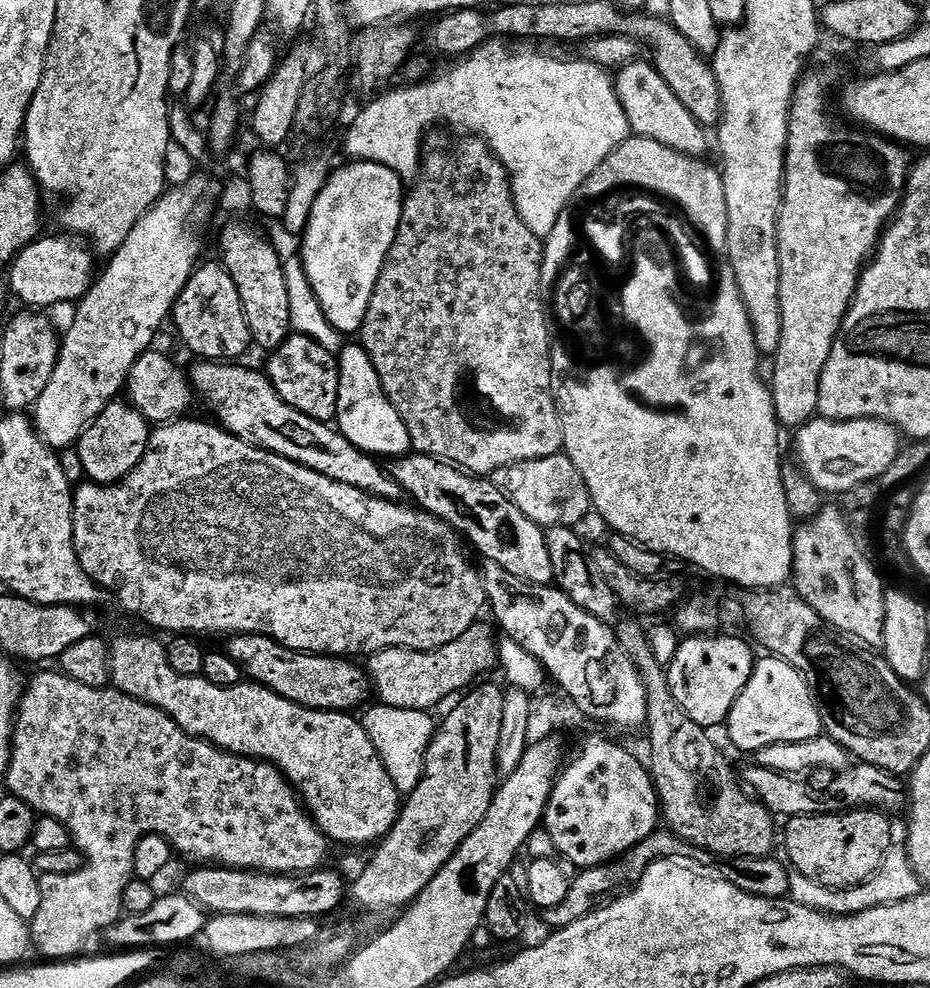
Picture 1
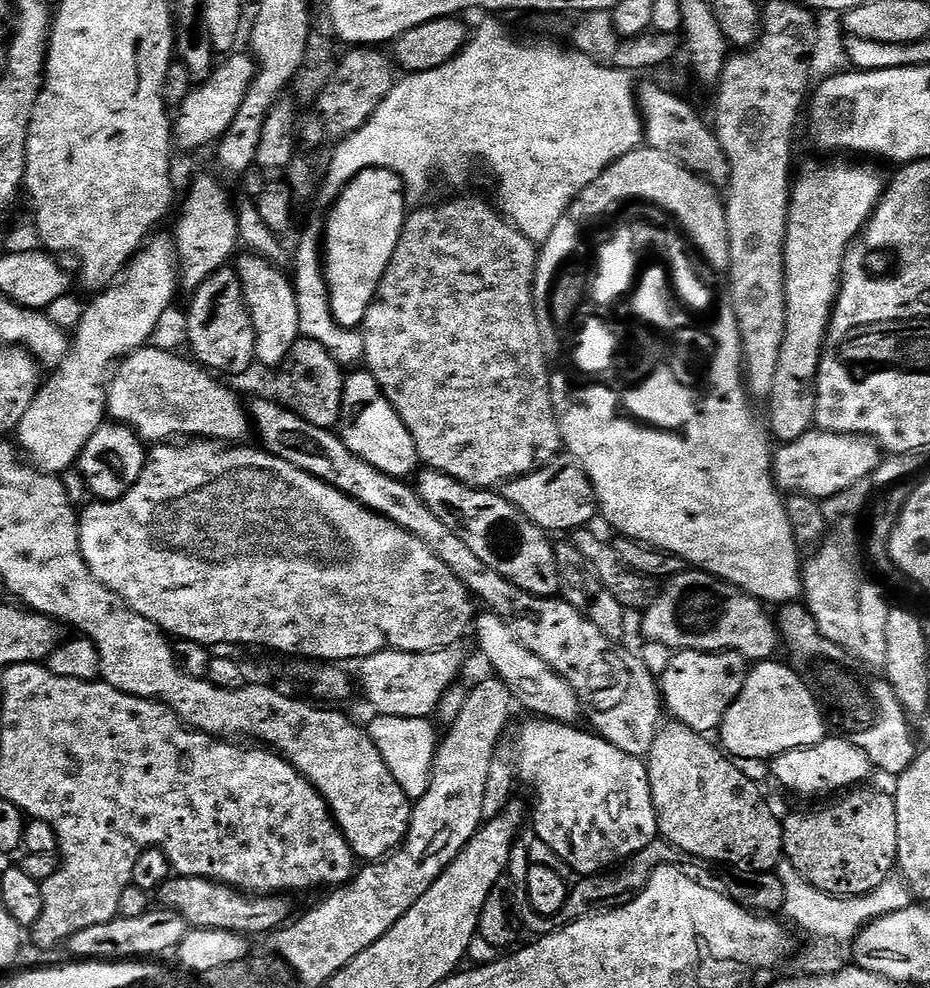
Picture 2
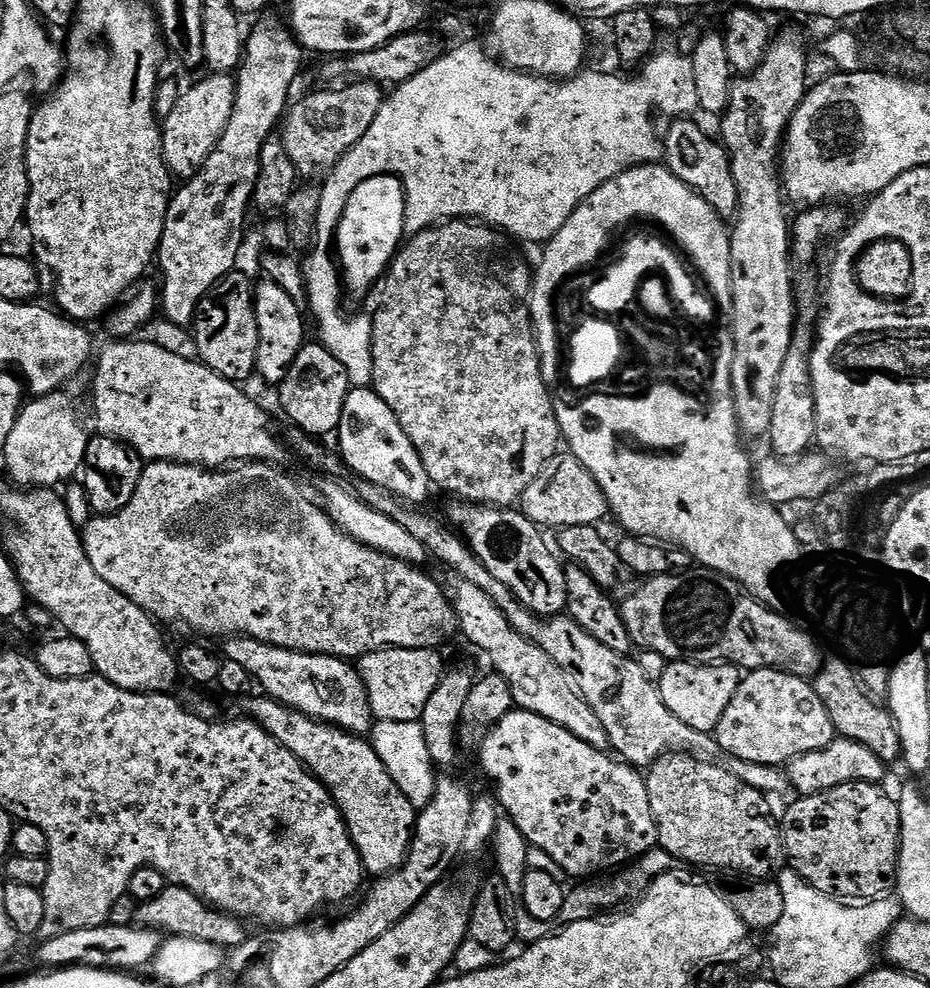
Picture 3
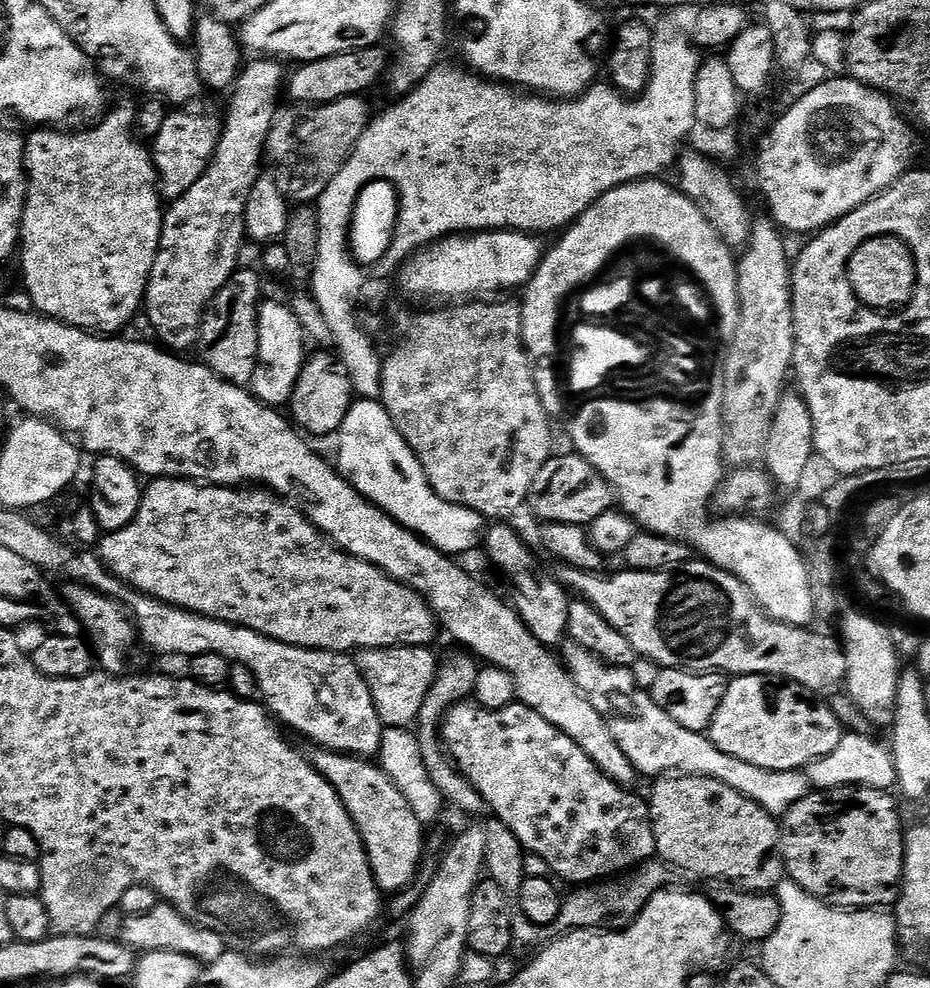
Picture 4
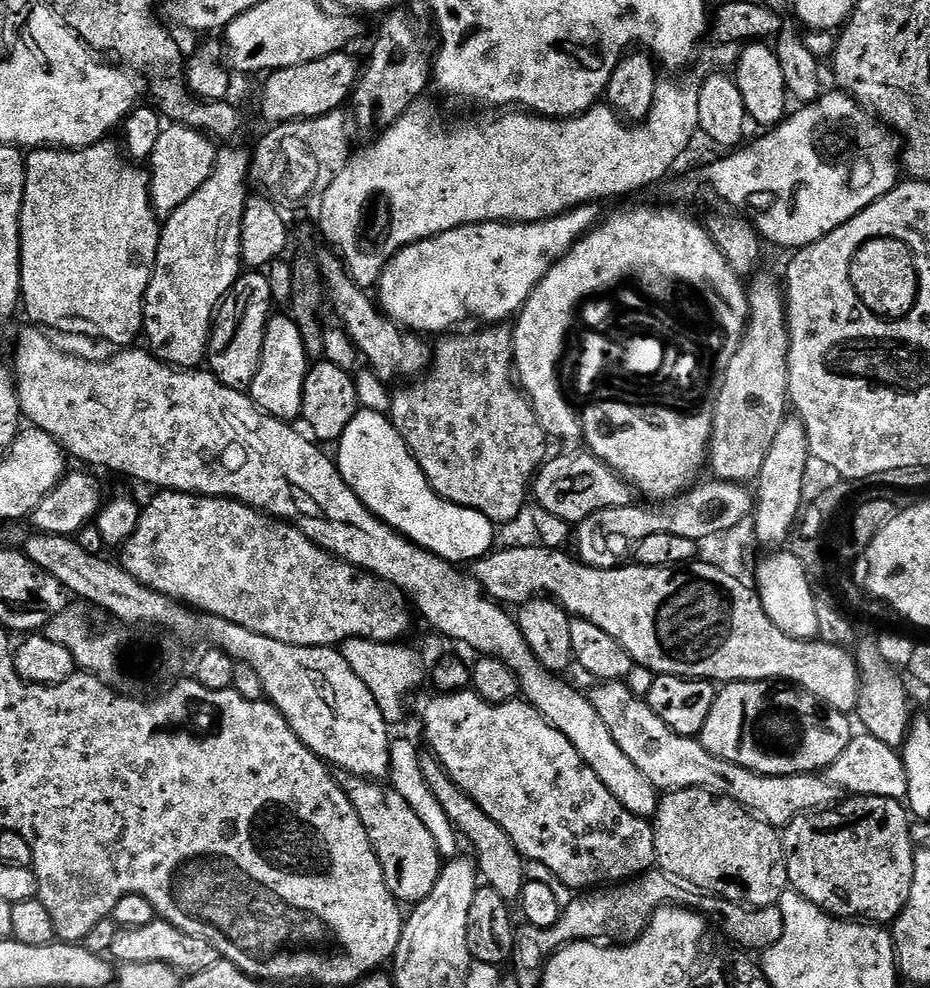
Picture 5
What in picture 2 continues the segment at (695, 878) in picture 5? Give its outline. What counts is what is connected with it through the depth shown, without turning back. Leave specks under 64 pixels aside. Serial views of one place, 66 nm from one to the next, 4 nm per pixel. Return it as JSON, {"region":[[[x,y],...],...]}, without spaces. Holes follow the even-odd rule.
{"region":[[[675,722],[665,723],[656,733],[646,763],[659,835],[672,844],[677,853],[683,855],[685,852],[700,860],[732,864],[728,866],[739,866],[749,872],[771,872],[784,856],[784,826],[781,817],[776,817],[768,809],[759,786],[740,769],[743,767],[708,740],[711,739],[707,735]]]}

